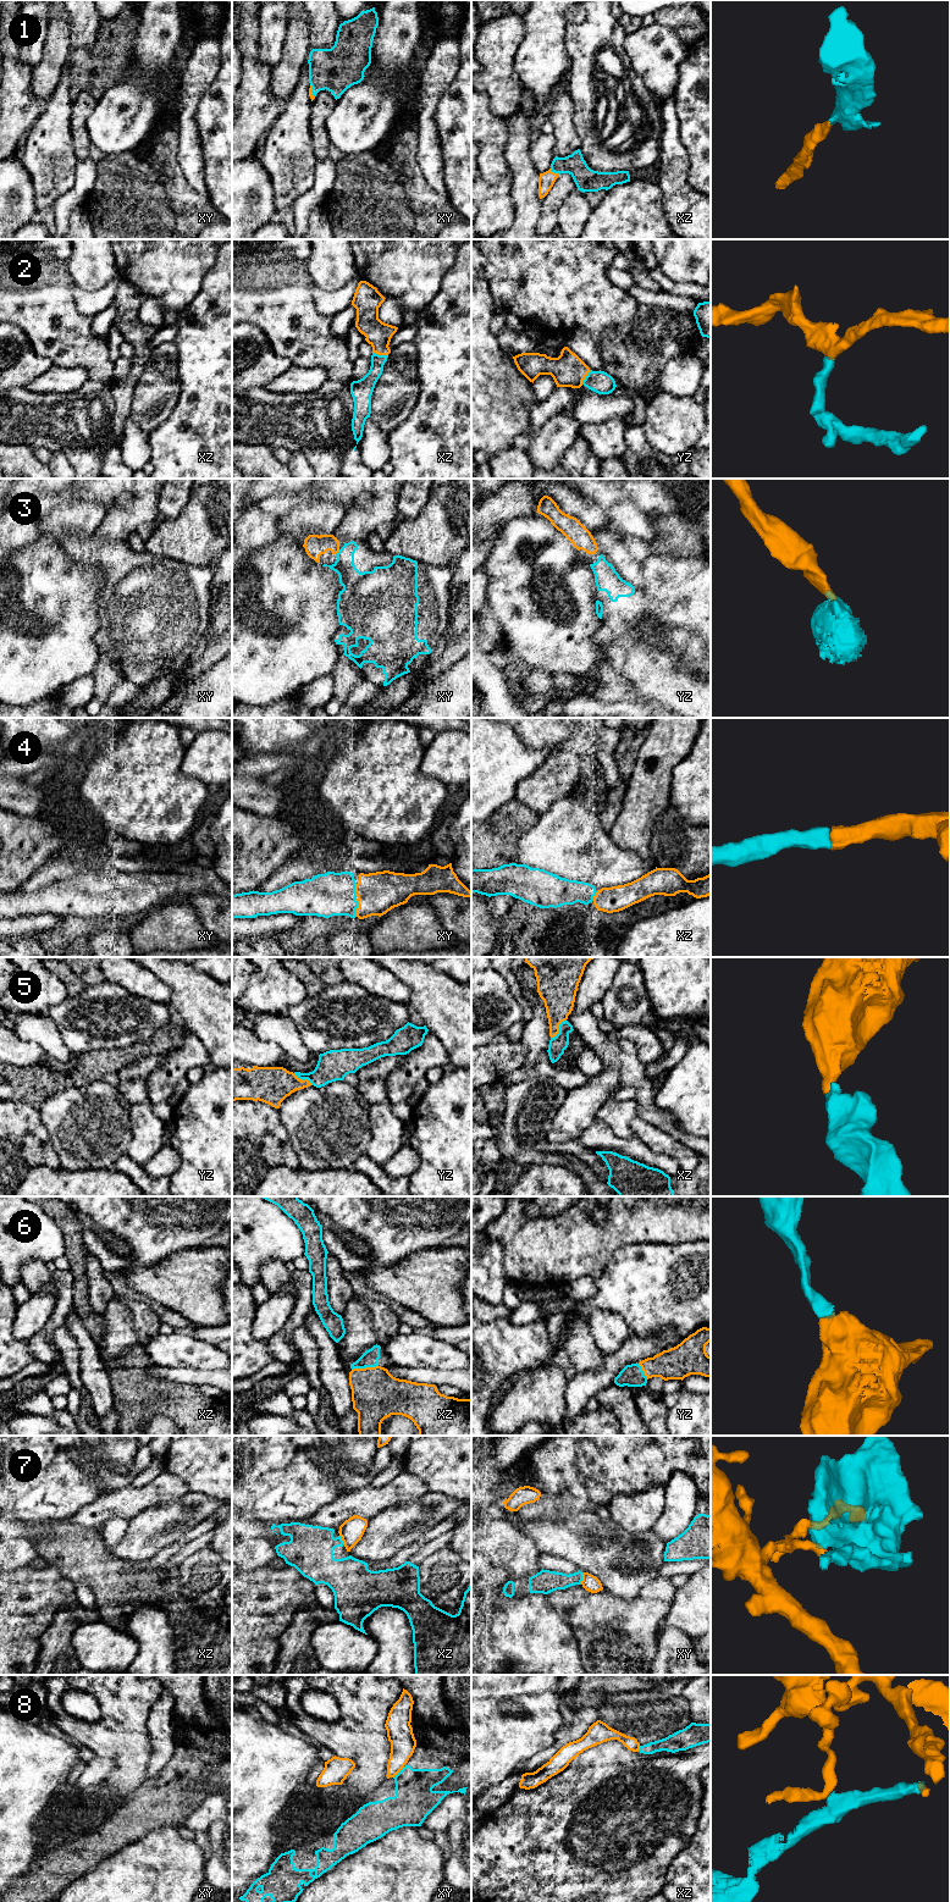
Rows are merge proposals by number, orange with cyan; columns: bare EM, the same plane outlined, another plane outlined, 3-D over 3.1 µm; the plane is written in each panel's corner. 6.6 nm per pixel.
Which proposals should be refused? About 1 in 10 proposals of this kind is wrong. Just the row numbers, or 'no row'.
7, 8

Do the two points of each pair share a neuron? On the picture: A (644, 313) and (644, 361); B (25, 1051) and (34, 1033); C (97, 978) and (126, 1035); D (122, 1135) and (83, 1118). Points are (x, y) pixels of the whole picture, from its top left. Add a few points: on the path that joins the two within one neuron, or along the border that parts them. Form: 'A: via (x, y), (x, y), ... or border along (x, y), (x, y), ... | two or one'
A: via (644, 325), (644, 349) | one
B: border along (12, 1029), (21, 1039), (34, 1041), (48, 1055) | two
C: border along (104, 979), (97, 984), (86, 985) | two
D: via (112, 1135), (98, 1133), (93, 1128) | one

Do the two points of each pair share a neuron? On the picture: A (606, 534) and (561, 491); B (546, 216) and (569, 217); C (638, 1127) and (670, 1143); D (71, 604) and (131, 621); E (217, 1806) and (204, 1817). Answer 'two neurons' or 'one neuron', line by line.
A: one neuron
B: two neurons
C: one neuron
D: two neurons
E: one neuron

